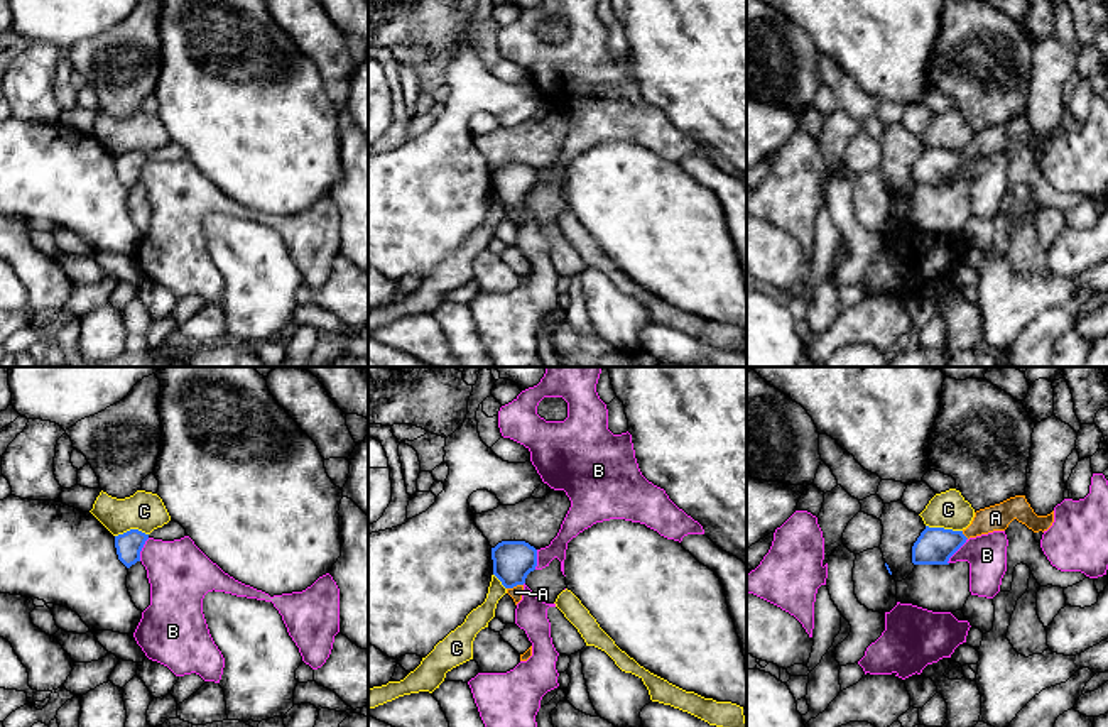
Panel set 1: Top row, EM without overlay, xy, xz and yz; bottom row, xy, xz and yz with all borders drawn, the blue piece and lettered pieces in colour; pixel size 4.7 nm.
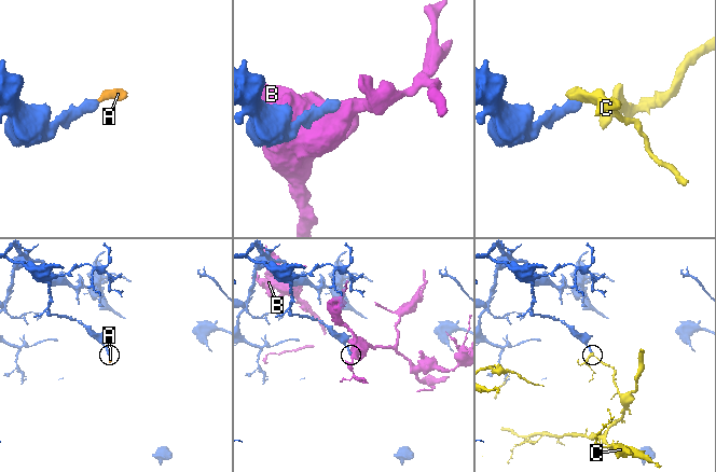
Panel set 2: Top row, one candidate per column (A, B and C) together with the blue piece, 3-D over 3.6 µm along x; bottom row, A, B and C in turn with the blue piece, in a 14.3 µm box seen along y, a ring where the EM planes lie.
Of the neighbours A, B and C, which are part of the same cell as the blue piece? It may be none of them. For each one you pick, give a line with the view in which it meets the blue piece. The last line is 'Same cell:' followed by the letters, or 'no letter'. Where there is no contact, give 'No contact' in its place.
A: Touches blue in xz
Same cell: A

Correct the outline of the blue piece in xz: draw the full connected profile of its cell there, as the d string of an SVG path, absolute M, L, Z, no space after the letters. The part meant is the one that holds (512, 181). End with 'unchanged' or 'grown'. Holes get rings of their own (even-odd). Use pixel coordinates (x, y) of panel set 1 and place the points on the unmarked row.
M502 162L492 169L492 181L493 196L517 227L522 221L527 196L537 188L537 171L525 162Z | grown

